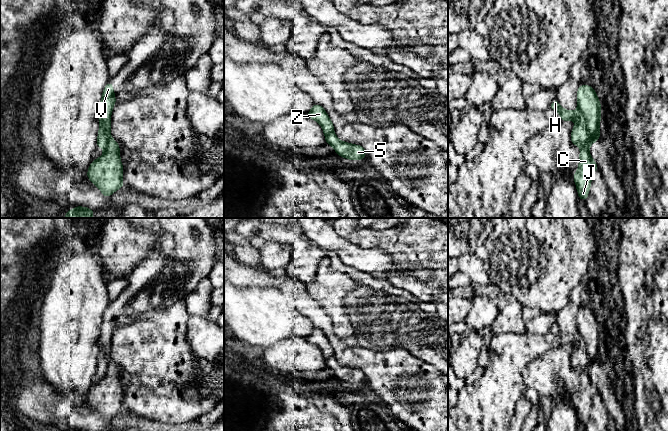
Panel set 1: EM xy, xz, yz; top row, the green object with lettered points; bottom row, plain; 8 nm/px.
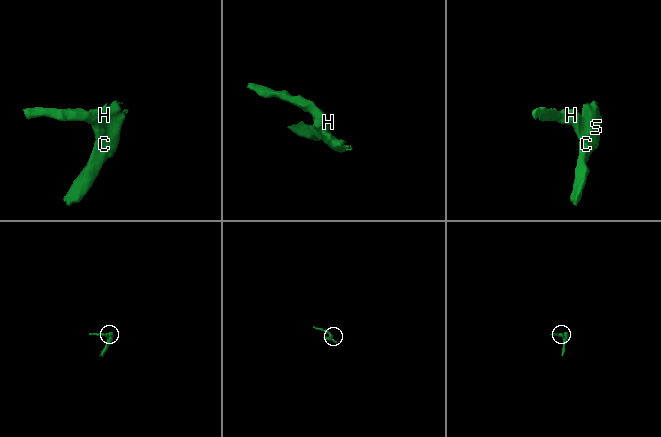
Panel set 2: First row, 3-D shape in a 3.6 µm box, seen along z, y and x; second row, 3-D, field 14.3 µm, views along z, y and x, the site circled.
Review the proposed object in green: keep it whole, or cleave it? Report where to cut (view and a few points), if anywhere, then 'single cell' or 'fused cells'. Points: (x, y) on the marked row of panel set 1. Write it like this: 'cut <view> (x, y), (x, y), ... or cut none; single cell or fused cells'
cut yz (578, 107), (584, 118), (587, 132), (595, 141); fused cells

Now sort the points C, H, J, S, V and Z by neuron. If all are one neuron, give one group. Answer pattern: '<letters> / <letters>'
C J S V / H Z

